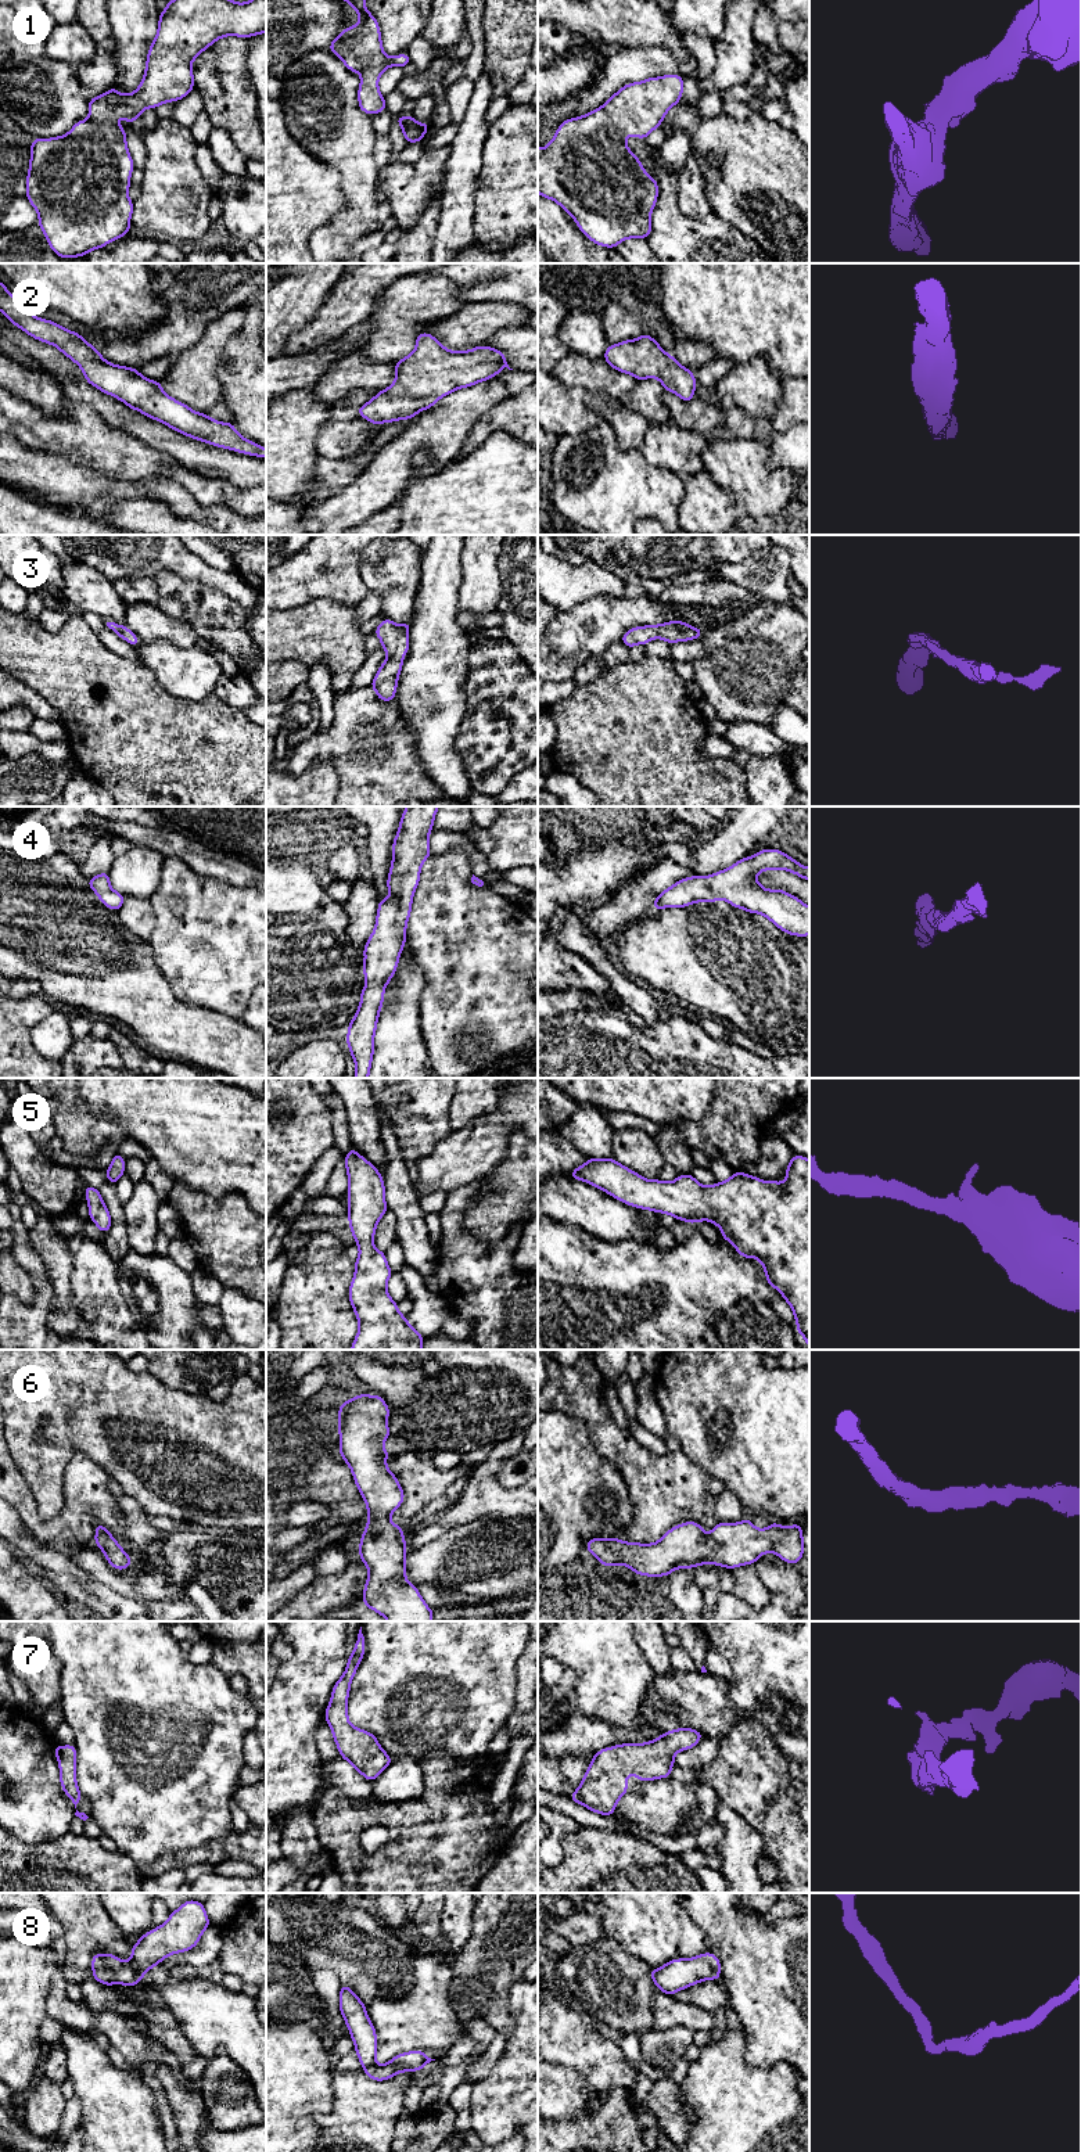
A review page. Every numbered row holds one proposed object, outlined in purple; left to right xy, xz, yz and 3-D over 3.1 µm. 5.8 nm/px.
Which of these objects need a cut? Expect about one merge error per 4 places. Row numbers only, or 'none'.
none

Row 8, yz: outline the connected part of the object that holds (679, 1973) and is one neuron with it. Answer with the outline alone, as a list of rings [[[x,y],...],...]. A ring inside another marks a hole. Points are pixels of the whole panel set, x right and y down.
[[[705,1952],[687,1959],[672,1959],[658,1969],[650,1970],[654,1984],[667,1995],[674,1995],[679,1990],[696,1983],[714,1979],[719,1982],[721,1961],[712,1952]]]

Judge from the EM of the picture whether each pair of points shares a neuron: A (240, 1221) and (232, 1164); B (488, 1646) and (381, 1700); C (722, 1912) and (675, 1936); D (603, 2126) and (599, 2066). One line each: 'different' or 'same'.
A: different
B: same
C: different
D: different

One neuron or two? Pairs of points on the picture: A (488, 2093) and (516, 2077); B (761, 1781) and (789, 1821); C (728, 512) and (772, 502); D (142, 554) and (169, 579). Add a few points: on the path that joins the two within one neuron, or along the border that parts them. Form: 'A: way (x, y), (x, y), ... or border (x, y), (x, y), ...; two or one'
A: way (495, 2093), (501, 2093), (509, 2084); one
B: way (761, 1793), (762, 1804), (776, 1809); one
C: border (717, 484), (733, 496), (740, 513); two
D: border (151, 577), (160, 571), (172, 571), (190, 579); two

